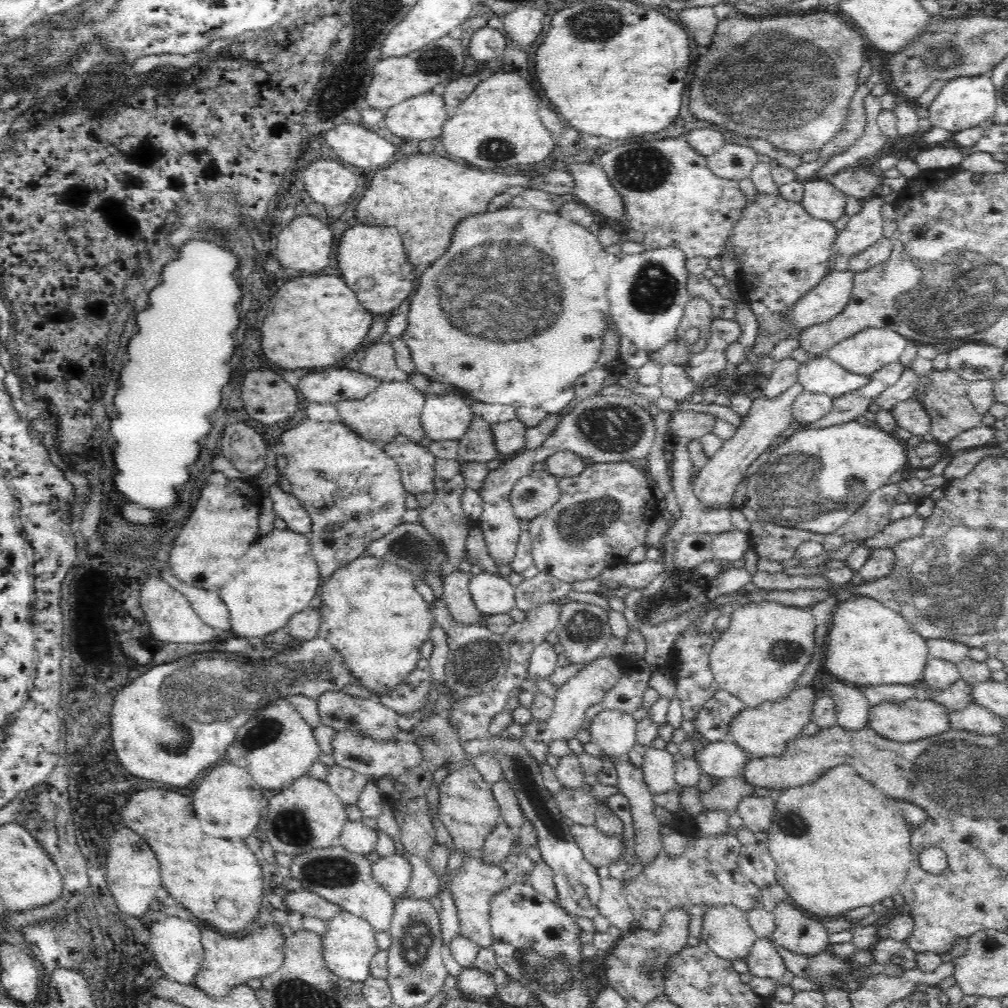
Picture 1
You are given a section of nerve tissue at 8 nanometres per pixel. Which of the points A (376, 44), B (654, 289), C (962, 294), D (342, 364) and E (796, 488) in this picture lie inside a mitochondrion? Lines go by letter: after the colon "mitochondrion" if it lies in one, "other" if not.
A: other
B: mitochondrion
C: mitochondrion
D: other
E: mitochondrion

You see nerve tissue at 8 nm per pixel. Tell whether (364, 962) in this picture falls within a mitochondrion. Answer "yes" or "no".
no

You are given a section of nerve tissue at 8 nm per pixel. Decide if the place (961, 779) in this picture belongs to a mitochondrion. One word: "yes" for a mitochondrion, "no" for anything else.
yes

